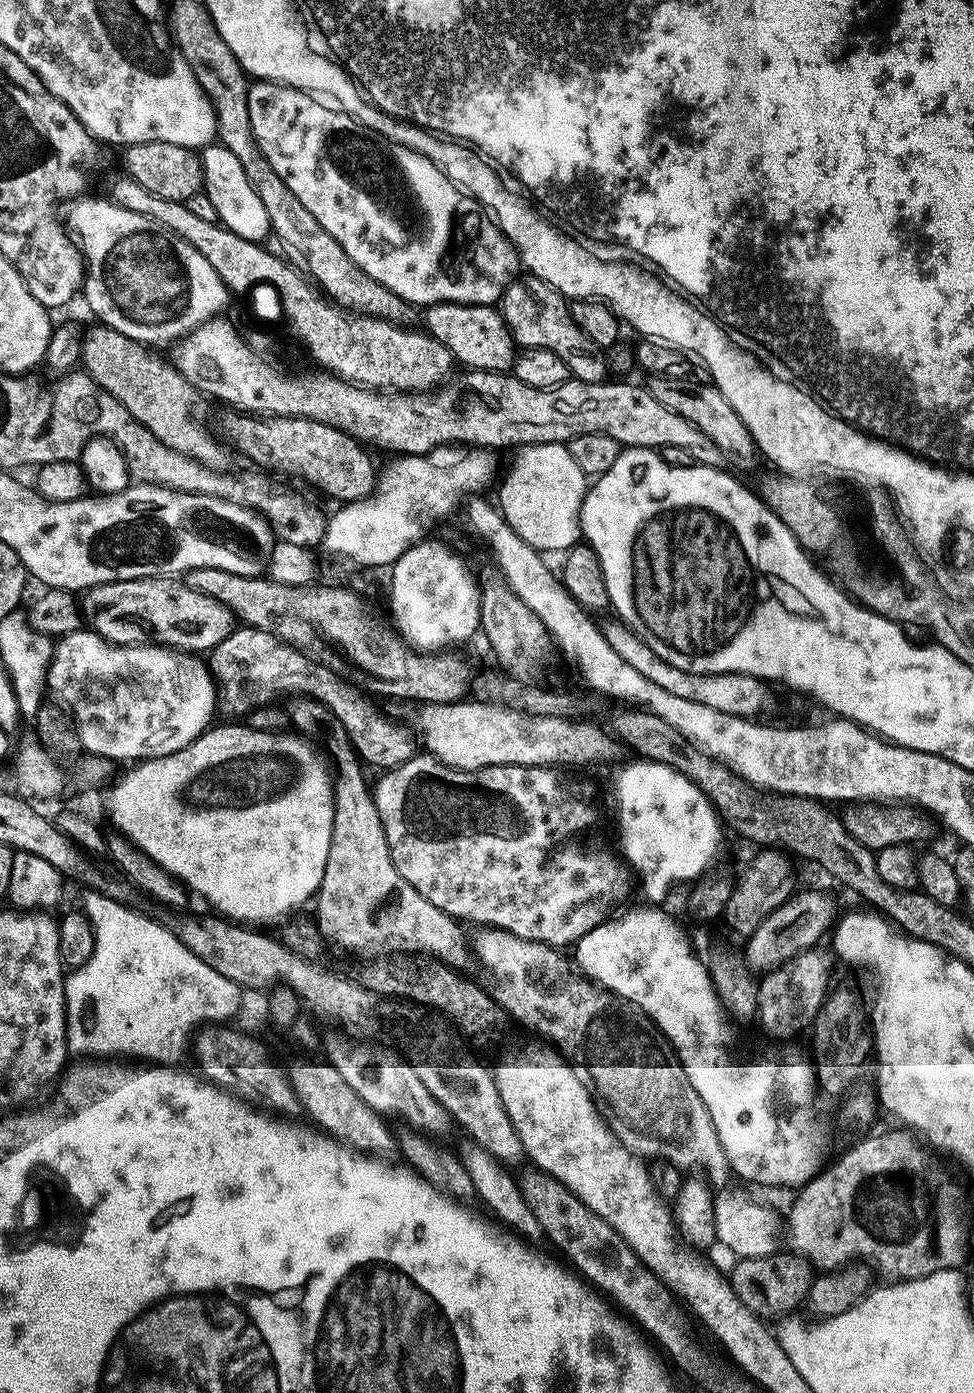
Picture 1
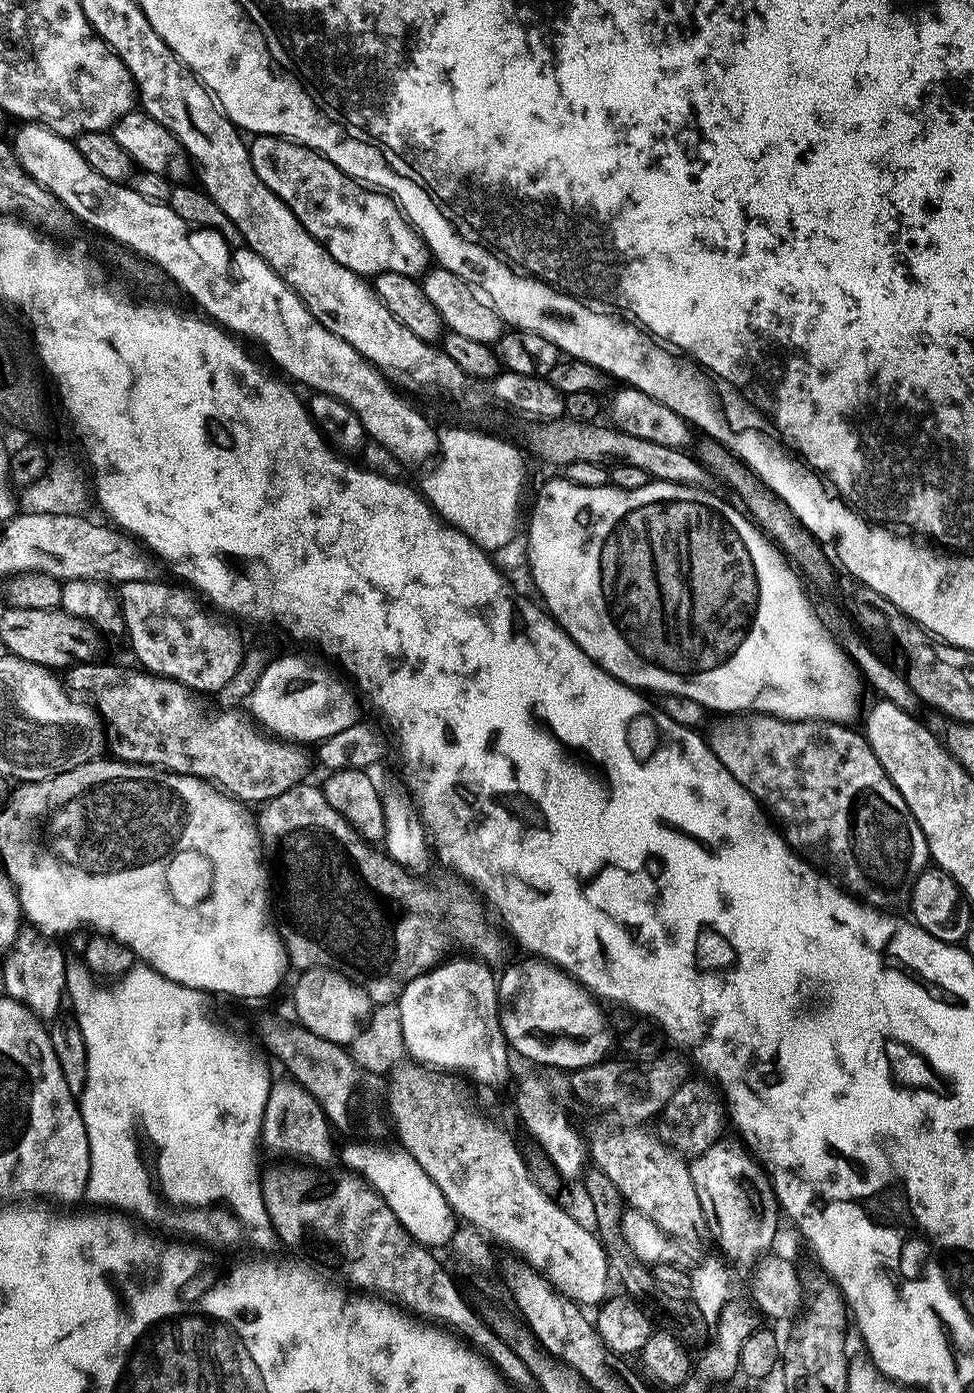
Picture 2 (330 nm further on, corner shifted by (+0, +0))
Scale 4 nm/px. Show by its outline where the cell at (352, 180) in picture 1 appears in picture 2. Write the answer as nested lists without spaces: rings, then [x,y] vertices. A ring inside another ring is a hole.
[[[262,135],[253,140],[248,156],[258,178],[339,264],[361,278],[375,278],[382,272],[420,278],[429,271],[430,253],[424,240],[391,196],[344,175],[321,152],[295,140]]]

